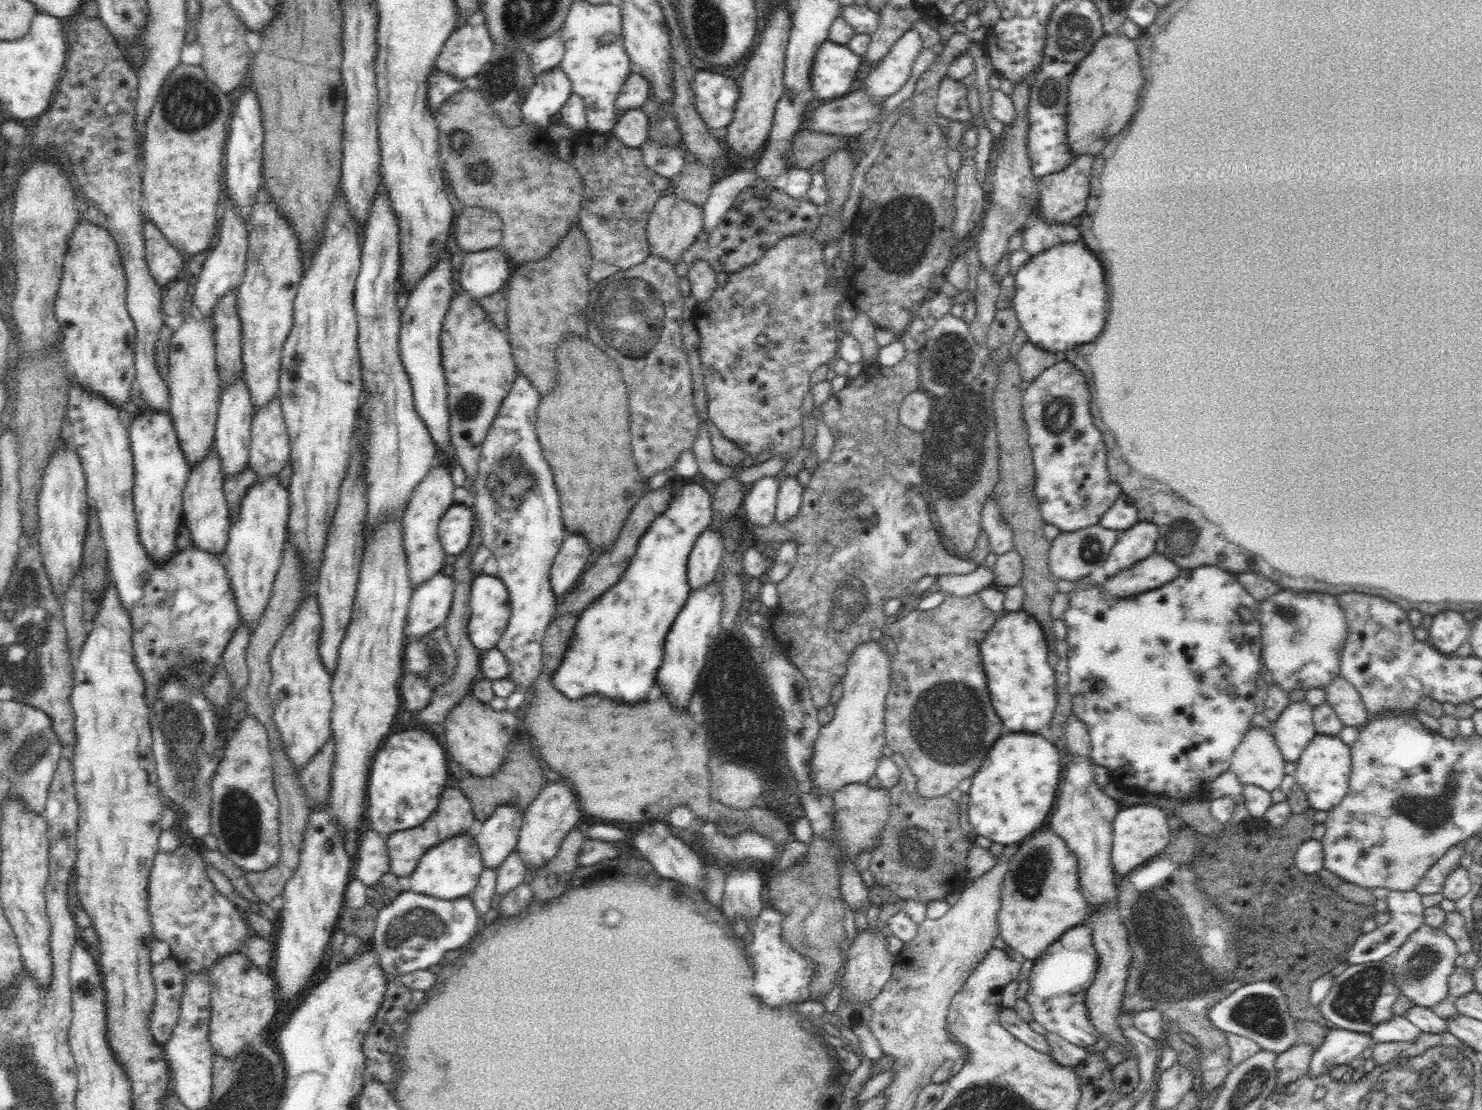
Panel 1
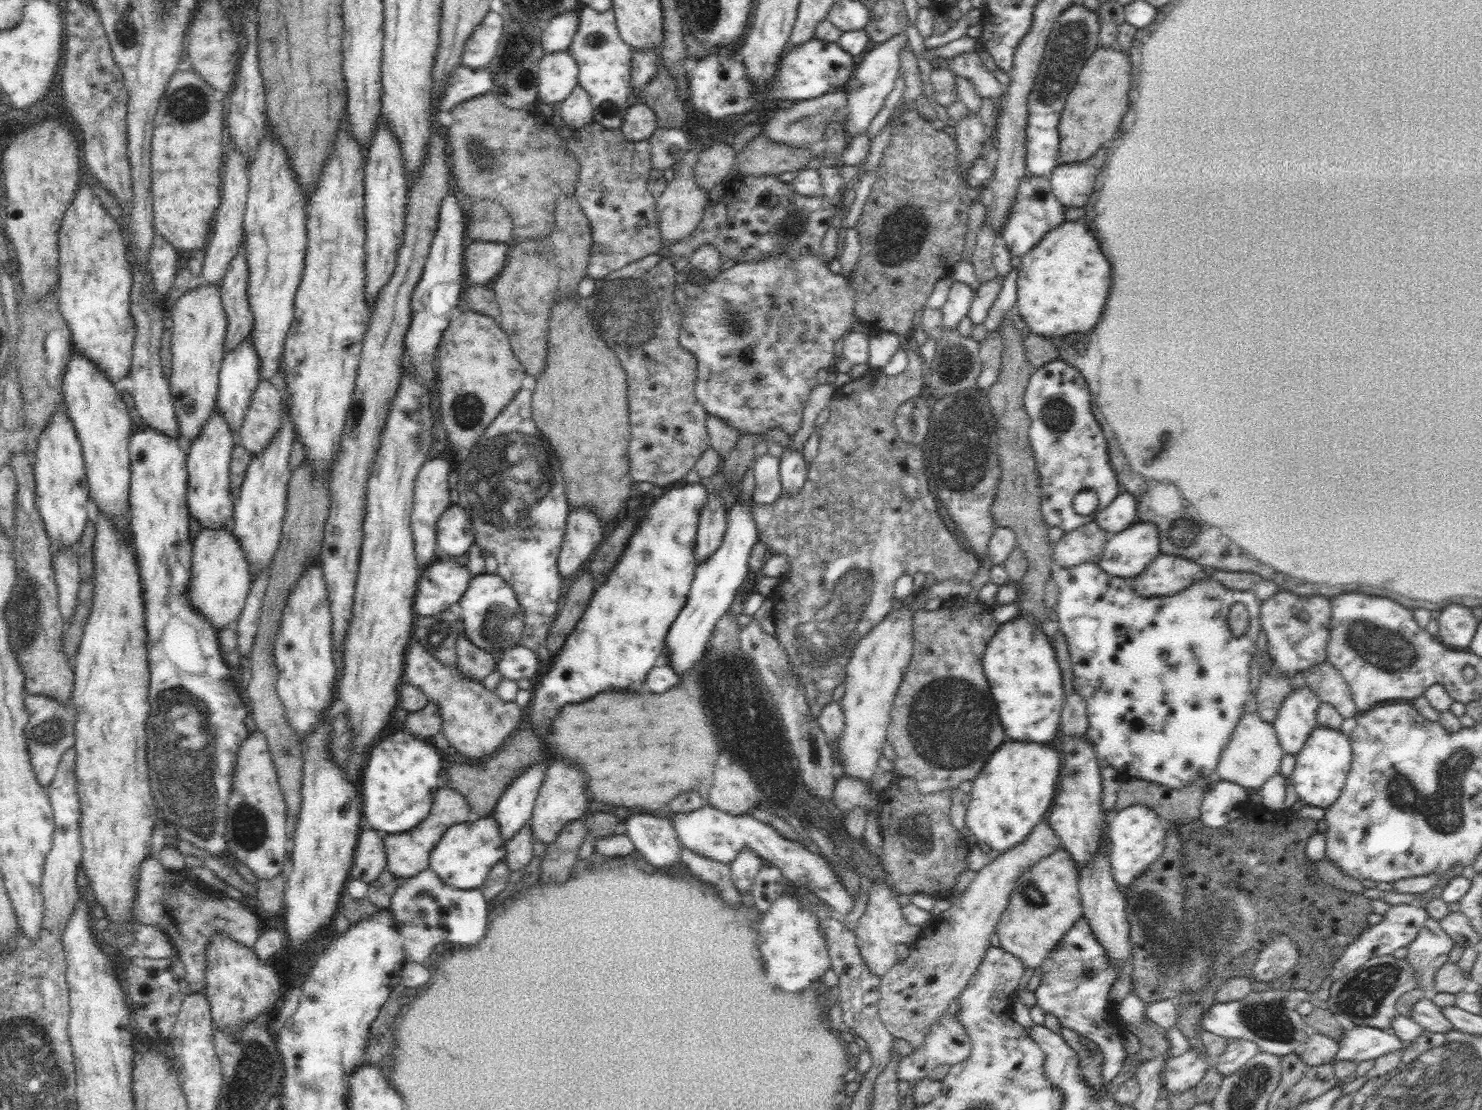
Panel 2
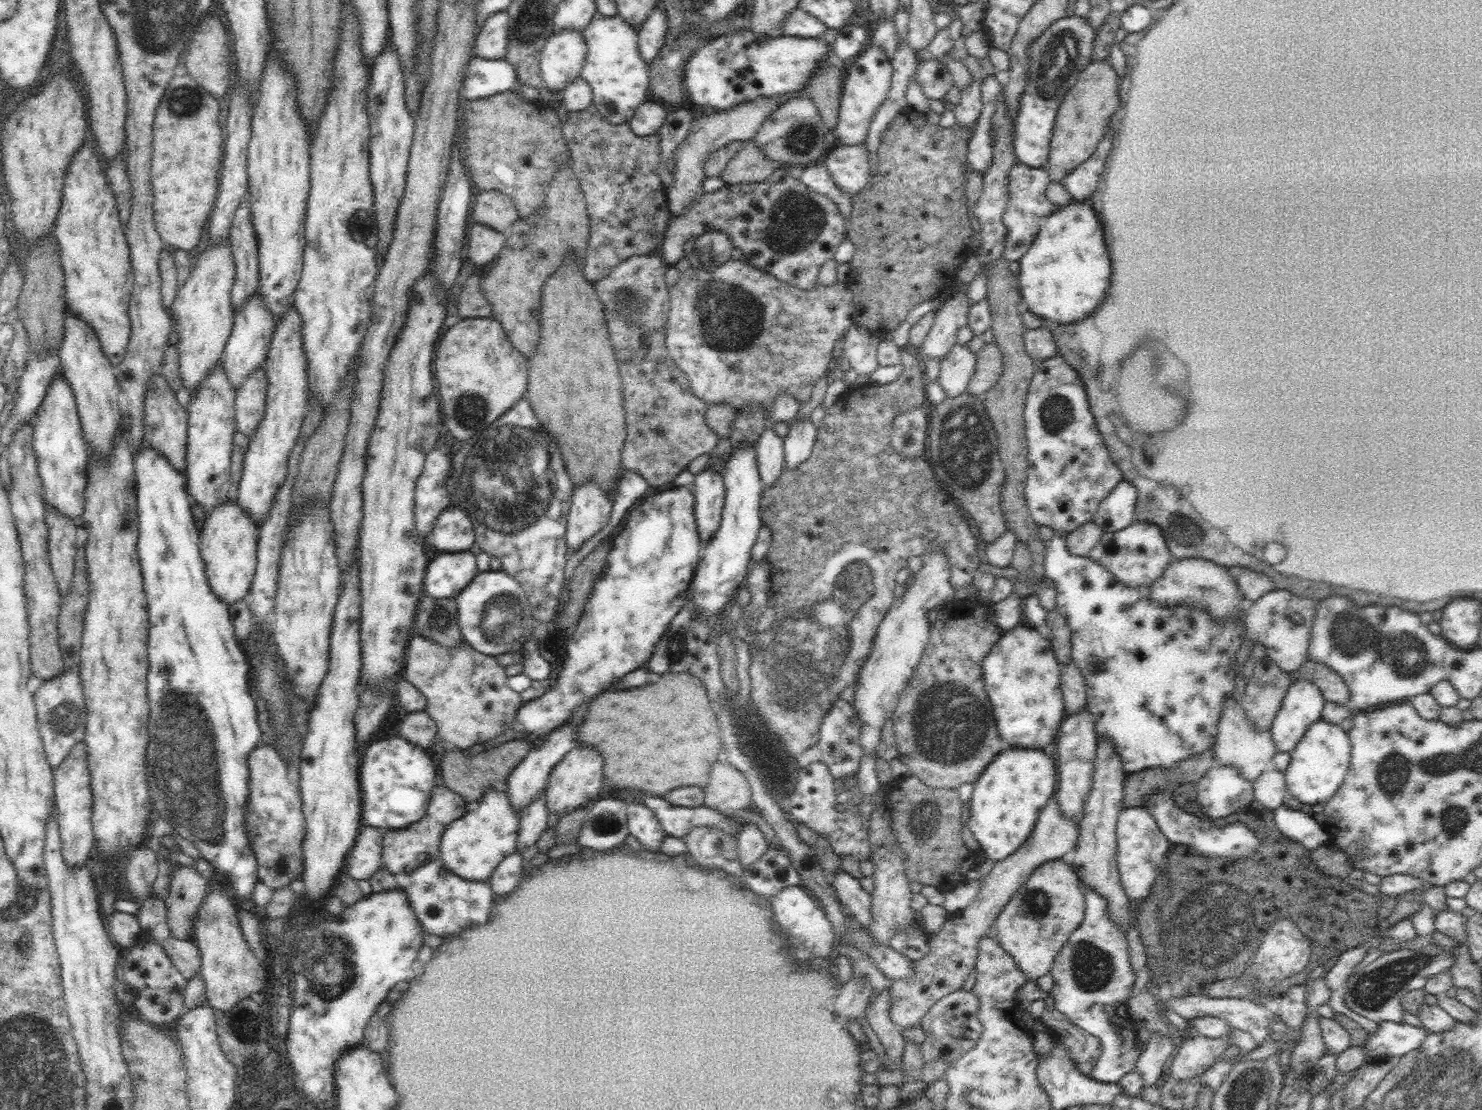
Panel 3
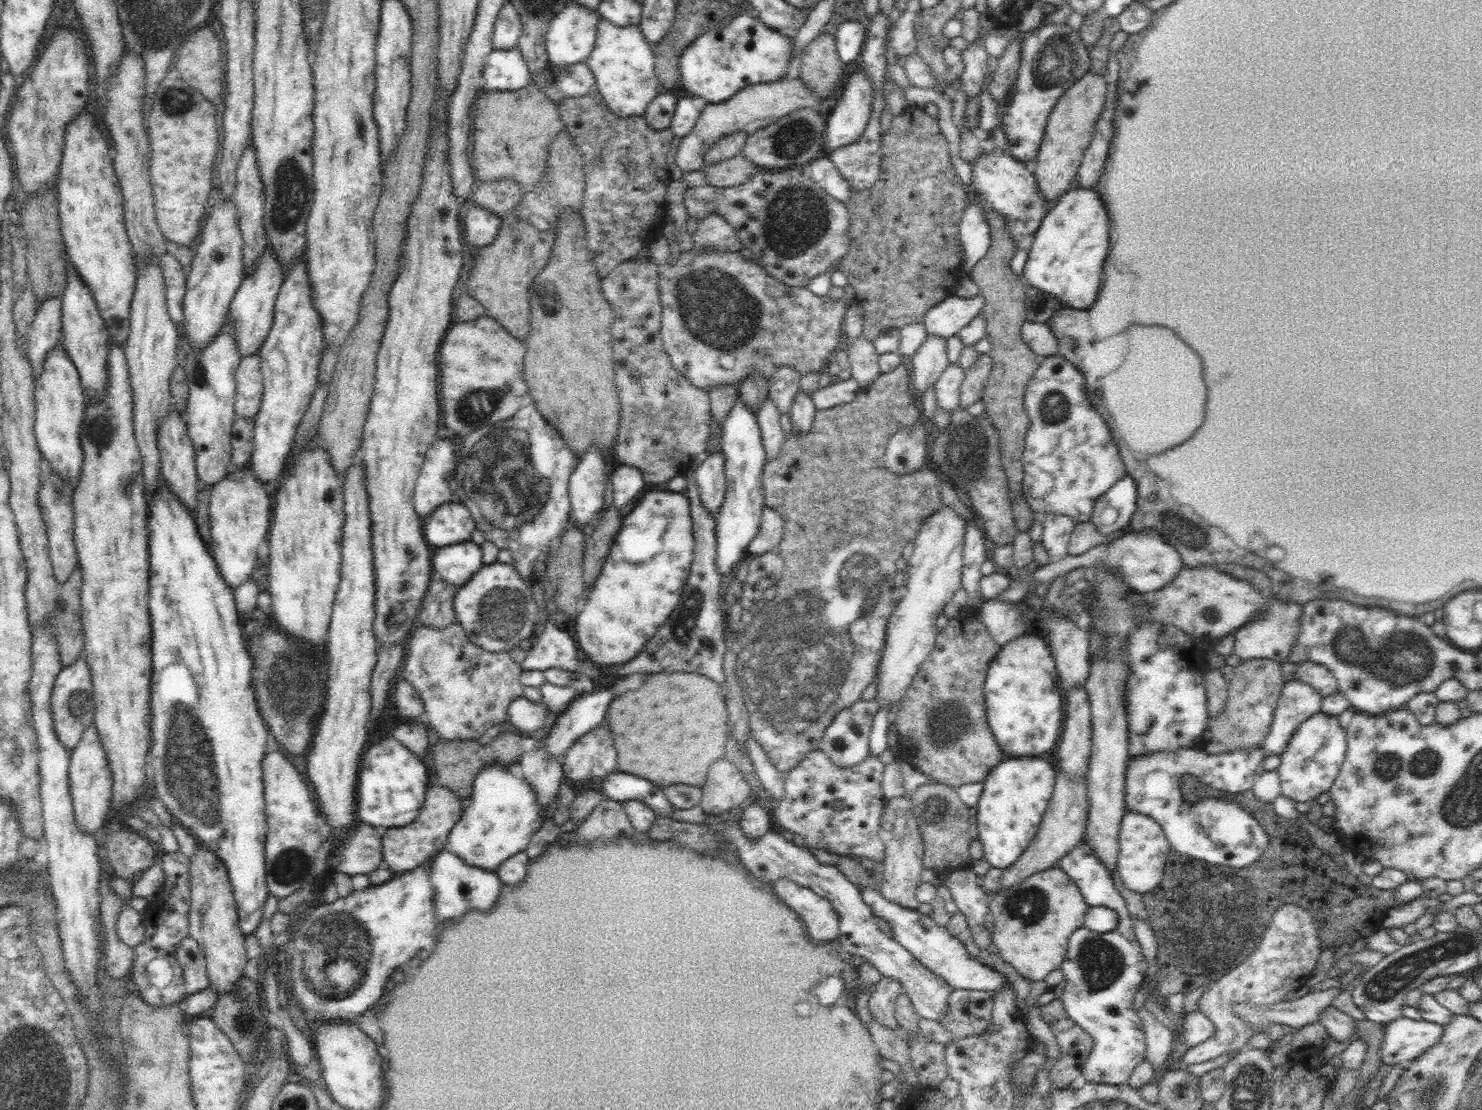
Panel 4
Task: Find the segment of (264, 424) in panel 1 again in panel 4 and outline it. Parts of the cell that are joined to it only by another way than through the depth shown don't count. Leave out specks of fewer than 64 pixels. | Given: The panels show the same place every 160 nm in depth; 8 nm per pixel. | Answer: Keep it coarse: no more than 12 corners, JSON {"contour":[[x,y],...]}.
{"contour":[[259,353],[242,357],[235,412],[255,418],[263,399]]}

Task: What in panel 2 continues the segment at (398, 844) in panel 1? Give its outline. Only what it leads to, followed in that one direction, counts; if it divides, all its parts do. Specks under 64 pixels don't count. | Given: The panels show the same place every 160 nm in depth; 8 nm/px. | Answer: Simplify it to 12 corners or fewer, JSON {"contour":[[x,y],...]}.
{"contour":[[446,786],[412,830],[384,834],[387,869],[429,868],[442,835],[469,820],[465,797]]}

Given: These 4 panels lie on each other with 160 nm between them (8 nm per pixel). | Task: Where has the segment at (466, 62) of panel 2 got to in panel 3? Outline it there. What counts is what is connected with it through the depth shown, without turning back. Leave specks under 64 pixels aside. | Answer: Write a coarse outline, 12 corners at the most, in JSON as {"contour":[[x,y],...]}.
{"contour":[[509,14],[486,19],[475,56],[498,60],[509,43]]}

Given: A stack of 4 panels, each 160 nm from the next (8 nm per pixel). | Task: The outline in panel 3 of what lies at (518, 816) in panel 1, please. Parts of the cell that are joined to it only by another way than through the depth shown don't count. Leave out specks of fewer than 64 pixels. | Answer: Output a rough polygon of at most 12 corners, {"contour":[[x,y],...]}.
{"contour":[[568,721],[516,765],[504,785],[520,813],[544,793],[576,744]]}

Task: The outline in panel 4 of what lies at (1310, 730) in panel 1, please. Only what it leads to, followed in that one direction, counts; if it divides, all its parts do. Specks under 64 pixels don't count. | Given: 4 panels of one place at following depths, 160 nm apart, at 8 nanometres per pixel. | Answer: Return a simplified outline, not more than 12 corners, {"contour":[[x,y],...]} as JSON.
{"contour":[[1286,681],[1262,746],[1285,752],[1296,729],[1321,711],[1323,696]]}

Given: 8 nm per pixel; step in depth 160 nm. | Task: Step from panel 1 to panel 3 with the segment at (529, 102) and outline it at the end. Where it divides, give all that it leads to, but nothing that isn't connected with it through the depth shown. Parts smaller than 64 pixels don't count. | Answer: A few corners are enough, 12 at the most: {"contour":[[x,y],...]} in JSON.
{"contour":[[580,30],[554,32],[540,53],[542,85],[560,91],[580,76]]}

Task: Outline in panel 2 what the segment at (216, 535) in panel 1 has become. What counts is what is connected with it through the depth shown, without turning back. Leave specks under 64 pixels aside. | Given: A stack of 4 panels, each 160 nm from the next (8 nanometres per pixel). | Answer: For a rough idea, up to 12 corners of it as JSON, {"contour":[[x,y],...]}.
{"contour":[[219,408],[186,454],[189,513],[232,529],[235,437]]}

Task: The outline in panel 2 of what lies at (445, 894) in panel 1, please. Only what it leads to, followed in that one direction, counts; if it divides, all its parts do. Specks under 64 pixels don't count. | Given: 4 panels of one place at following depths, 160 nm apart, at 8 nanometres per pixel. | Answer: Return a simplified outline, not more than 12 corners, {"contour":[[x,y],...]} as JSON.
{"contour":[[495,808],[454,824],[429,869],[454,888],[479,888],[508,849]]}

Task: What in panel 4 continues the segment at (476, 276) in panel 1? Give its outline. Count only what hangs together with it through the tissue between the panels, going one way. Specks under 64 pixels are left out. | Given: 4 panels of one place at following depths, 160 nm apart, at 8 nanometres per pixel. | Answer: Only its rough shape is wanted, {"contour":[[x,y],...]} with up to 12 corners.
{"contour":[[472,202],[466,205],[470,246],[493,243],[502,217]]}

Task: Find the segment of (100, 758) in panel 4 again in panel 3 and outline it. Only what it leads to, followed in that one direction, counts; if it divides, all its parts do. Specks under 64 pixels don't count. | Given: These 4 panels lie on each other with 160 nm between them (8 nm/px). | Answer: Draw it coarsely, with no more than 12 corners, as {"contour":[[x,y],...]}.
{"contour":[[84,741],[53,779],[64,863],[95,849]]}

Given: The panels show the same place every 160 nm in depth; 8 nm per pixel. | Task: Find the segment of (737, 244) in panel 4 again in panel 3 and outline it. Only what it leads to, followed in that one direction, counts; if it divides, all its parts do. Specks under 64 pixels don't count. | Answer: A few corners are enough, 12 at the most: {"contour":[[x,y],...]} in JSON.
{"contour":[[719,229],[699,236],[692,268],[713,270],[730,260],[731,238]]}

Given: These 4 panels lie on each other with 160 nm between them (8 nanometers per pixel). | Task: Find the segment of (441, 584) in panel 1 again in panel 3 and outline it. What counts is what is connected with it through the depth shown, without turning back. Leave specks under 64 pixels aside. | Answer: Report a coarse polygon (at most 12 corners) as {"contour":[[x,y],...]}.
{"contour":[[471,551],[428,563],[424,592],[457,598],[478,572]]}

